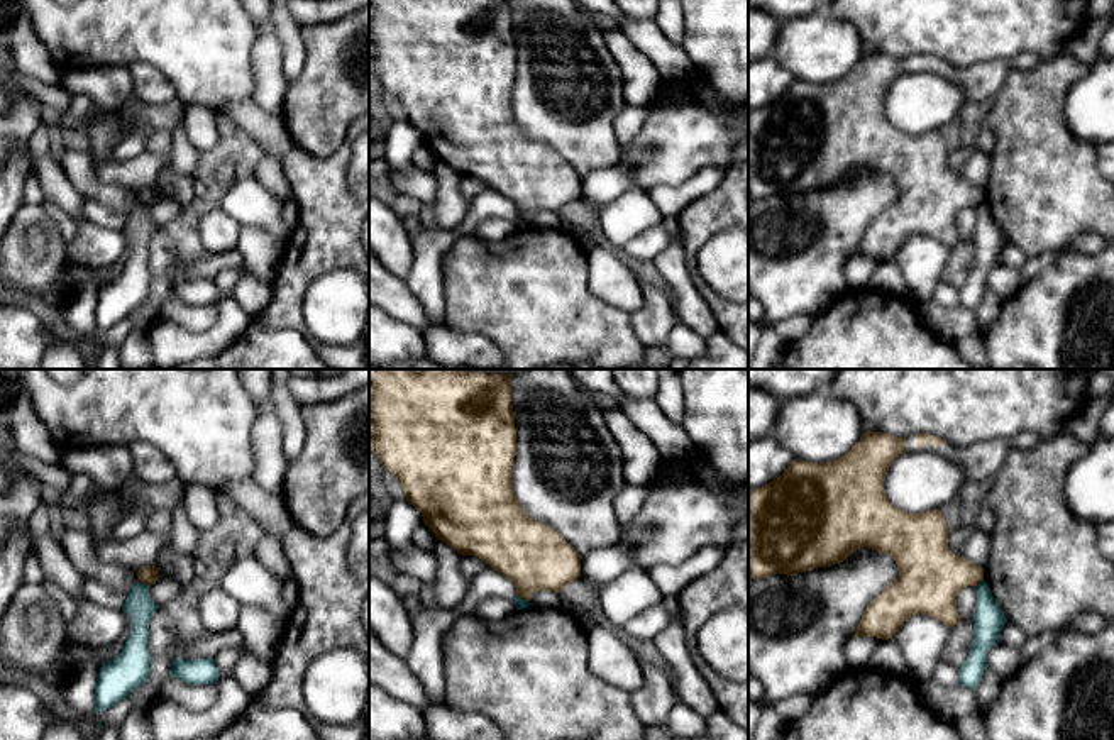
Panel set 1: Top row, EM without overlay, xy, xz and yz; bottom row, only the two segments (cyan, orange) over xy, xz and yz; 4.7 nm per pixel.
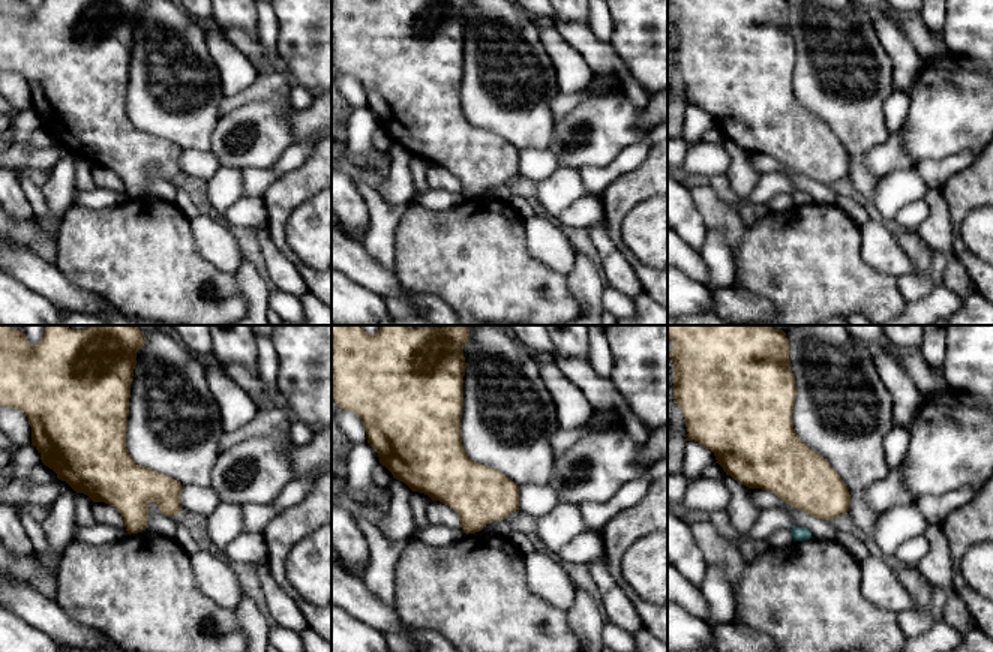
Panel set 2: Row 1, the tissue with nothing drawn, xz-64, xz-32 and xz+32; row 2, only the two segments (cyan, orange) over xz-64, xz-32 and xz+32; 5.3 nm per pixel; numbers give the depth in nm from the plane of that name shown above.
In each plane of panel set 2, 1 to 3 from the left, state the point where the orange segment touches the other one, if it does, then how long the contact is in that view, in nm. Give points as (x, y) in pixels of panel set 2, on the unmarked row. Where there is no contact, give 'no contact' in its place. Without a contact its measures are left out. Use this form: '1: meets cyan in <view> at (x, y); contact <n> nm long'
1: no contact
2: no contact
3: no contact

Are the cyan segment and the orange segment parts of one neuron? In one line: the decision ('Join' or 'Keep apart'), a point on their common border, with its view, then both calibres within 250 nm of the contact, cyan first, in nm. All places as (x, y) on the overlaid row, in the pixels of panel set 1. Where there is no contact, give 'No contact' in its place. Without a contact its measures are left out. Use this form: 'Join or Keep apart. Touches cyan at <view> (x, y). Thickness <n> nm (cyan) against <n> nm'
Keep apart. Touches cyan at xy (143, 583). Thickness 120 nm (cyan) against 90 nm

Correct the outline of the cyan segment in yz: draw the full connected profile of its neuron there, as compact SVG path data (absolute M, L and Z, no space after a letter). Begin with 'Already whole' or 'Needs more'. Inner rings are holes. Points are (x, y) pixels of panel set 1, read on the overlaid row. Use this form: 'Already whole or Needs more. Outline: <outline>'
Already whole. Outline: M985 581L977 588L977 610L973 613L973 643L967 660L958 669L960 686L977 689L987 665L987 652L999 642L1007 618L997 605Z

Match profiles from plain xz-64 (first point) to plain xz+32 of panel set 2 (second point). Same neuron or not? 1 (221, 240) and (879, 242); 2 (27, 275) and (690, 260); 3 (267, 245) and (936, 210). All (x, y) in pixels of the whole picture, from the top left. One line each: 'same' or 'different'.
1: same
2: same
3: same

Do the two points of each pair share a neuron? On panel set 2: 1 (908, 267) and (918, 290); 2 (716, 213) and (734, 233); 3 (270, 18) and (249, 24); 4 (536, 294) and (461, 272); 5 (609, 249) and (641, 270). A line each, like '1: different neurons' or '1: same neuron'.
1: different neurons
2: same neuron
3: different neurons
4: same neuron
5: different neurons

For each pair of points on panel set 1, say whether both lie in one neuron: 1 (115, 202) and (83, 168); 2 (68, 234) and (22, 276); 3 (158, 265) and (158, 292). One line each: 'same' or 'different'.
1: same
2: different
3: different

